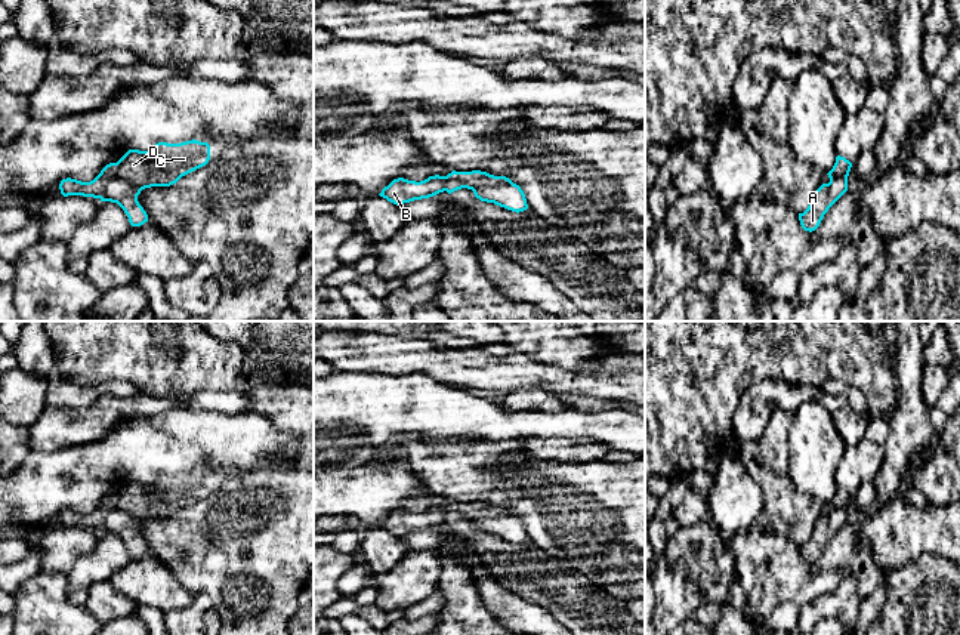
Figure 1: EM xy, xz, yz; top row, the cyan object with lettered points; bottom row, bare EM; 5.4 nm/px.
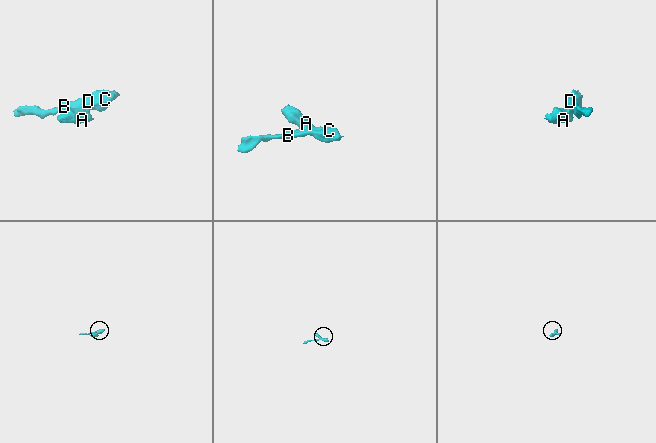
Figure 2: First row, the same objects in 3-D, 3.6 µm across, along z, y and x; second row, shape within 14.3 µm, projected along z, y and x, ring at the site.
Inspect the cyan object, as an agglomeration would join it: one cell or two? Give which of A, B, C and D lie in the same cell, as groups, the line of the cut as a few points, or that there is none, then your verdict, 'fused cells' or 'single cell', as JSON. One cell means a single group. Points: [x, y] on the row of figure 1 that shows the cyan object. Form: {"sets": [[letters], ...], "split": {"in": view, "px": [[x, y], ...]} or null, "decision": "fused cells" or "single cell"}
{"sets": [["A"], ["B", "C", "D"]], "split": {"in": "xy", "px": [[141, 188], [124, 179], [114, 179], [99, 197]]}, "decision": "fused cells"}

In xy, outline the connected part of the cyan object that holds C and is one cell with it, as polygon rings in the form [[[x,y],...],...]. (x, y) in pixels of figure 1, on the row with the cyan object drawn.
[[[200,141],[180,144],[158,142],[149,151],[129,149],[117,163],[107,164],[90,182],[62,179],[61,194],[101,198],[114,179],[126,179],[133,187],[170,187],[182,176],[206,166],[210,160],[210,145]]]

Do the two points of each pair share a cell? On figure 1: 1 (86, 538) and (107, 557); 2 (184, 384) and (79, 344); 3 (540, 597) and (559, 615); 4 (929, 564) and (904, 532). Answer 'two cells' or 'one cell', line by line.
1: two cells
2: one cell
3: one cell
4: two cells

